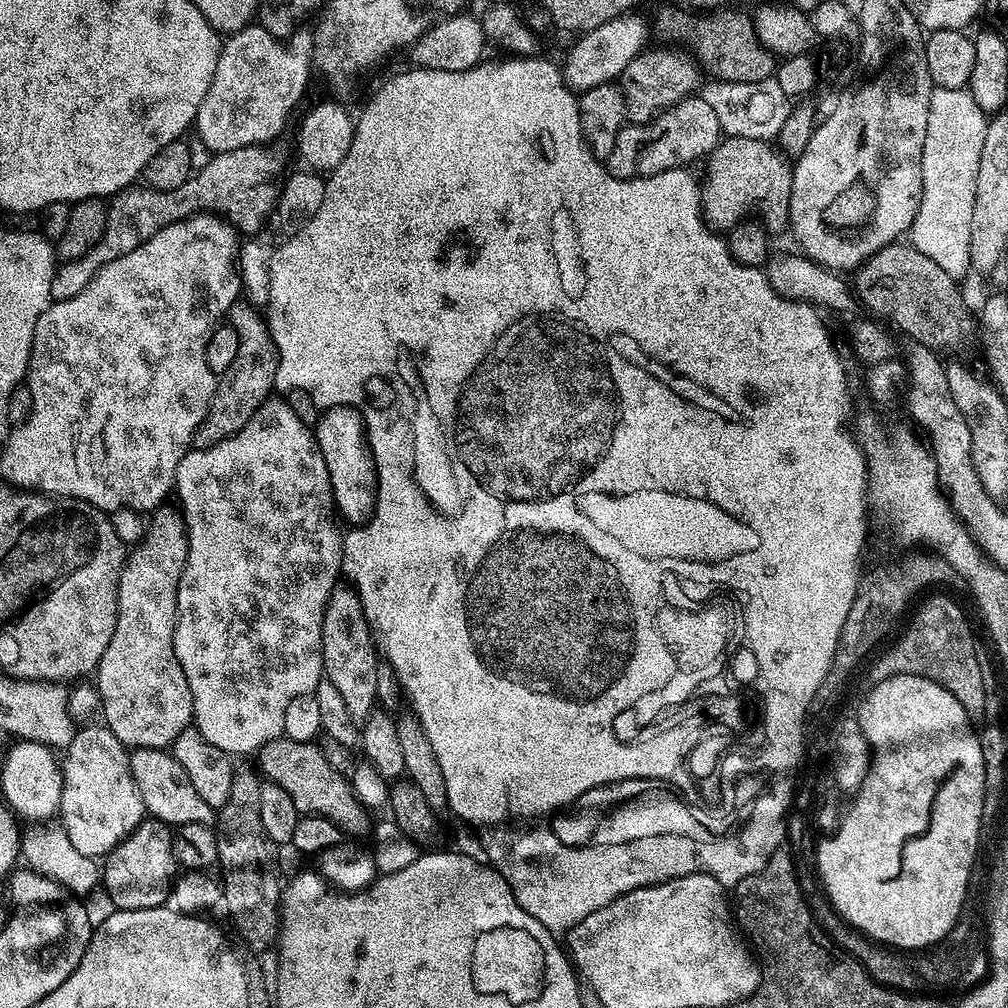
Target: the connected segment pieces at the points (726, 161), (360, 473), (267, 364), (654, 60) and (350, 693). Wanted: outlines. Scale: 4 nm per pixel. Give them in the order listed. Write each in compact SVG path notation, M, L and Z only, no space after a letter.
M724 136L720 145L707 156L704 166L700 210L708 228L731 230L752 218L760 208L759 223L769 237L776 238L789 231L793 165L771 143Z
M339 404L336 408L326 408L319 413L320 421L314 424L314 435L318 442L318 450L322 450L322 458L326 458L326 470L330 474L332 500L336 503L336 512L349 520L349 525L359 526L368 523L376 510L376 463L372 460L372 450L368 446L364 431L364 418L357 408L347 408Z
M237 299L228 312L227 323L238 334L238 354L231 368L223 369L216 385L216 397L208 407L208 417L196 432L195 447L208 448L232 436L273 395L278 370L278 358L274 338L268 329L267 319L261 309L247 299Z
M662 46L656 47L660 48L653 52L641 51L618 77L618 89L624 97L624 115L628 124L647 124L661 112L679 104L681 100L689 99L701 83L701 69L689 55L678 50L670 52L662 49L665 48Z
M337 586L324 607L322 622L323 675L342 693L342 699L357 722L363 722L377 707L378 648L360 596L351 586Z

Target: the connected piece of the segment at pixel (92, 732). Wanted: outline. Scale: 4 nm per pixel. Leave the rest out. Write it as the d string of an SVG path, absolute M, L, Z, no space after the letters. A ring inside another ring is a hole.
M103 723L92 724L81 732L80 729L73 731L72 740L62 756L62 771L64 777L58 820L80 855L93 858L107 856L146 818L142 794L138 794L138 786L134 786L134 774L130 774L129 749Z

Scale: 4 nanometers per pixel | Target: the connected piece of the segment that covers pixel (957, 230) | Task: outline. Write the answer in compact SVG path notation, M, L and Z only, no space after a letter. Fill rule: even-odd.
M935 87L931 94L923 146L923 196L918 214L908 231L912 247L932 259L951 277L962 280L969 273L971 215L978 161L987 124L986 114L965 89Z

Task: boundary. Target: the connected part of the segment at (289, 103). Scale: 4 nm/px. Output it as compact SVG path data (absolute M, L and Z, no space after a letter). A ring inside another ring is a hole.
M256 22L231 33L223 41L214 79L210 82L210 90L206 90L206 98L202 98L202 106L198 106L194 121L195 135L207 146L209 153L238 150L255 144L267 145L287 126L288 115L295 110L296 103L308 88L310 60L305 53L303 56L300 52L283 52L276 48L276 44L277 37L271 36Z

